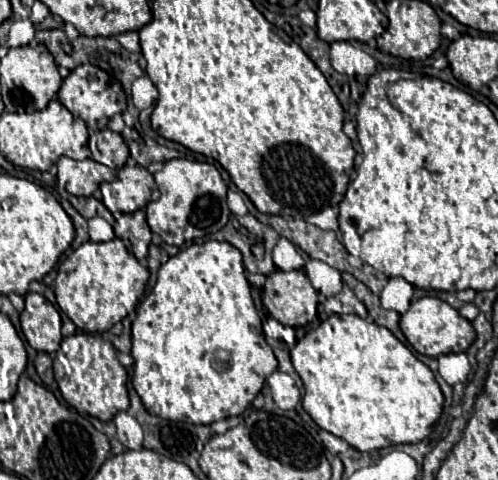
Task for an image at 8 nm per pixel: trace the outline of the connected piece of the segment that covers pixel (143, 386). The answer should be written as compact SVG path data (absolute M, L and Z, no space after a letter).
M208 240L172 256L160 266L154 290L139 303L136 313L132 322L132 386L148 414L192 424L212 424L240 416L258 396L270 372L278 368L278 360L264 340L262 322L250 296L242 254L232 244Z

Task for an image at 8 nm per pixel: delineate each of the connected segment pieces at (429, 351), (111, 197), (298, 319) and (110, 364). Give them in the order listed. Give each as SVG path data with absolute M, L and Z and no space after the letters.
M424 296L410 302L408 312L400 316L400 330L418 354L432 356L432 358L440 354L450 354L450 352L464 352L476 338L476 332L470 320L460 316L458 310L454 310L450 304L432 296Z
M126 164L116 170L116 178L112 182L100 184L100 192L104 206L111 213L116 210L132 213L154 200L156 182L146 168L138 164Z
M274 270L266 276L263 304L269 315L286 326L304 326L316 316L318 292L304 270Z
M78 332L62 340L53 360L54 378L64 400L80 414L94 416L102 422L112 420L116 412L128 408L126 368L118 360L116 348L98 334Z

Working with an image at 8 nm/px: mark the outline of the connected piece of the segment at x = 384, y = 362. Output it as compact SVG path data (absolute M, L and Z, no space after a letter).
M346 314L346 316L330 316L328 320L324 320L316 330L312 330L312 332L308 332L294 348L292 348L292 352L290 352L290 356L292 356L292 364L294 364L294 370L298 372L298 376L302 378L302 384L304 384L304 398L302 398L302 404L304 404L304 410L310 414L310 418L322 428L322 430L326 430L326 432L330 432L330 434L334 434L334 436L338 436L338 438L342 438L342 440L346 440L352 448L356 448L356 450L360 450L360 452L370 452L370 450L378 450L378 448L386 448L386 446L392 446L392 444L410 444L410 442L420 442L420 440L424 440L430 432L432 432L432 428L434 428L434 424L438 422L438 418L440 418L440 414L442 414L442 404L444 404L444 396L442 396L442 392L440 392L440 386L438 386L438 382L436 382L436 378L434 378L434 374L430 372L430 368L424 364L424 362L420 362L388 328L384 328L384 326L378 326L378 324L374 324L374 322L370 322L370 320L364 320L364 318L360 318L360 316L356 316L356 314Z

